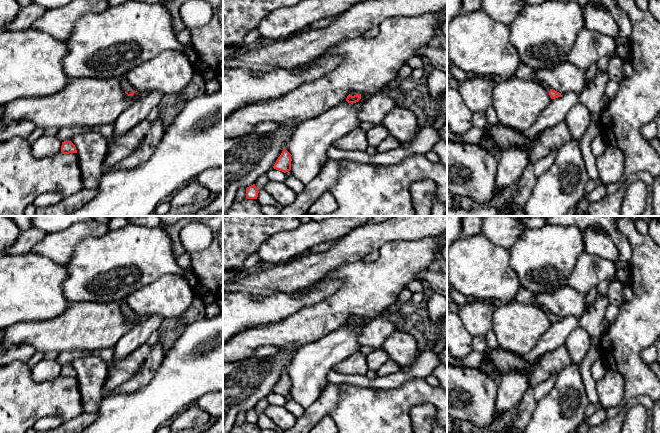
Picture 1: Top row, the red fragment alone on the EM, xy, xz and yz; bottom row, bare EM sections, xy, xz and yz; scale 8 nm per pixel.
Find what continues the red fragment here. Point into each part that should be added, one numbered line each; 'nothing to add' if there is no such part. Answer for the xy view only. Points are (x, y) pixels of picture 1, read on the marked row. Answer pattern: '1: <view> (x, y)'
1: xy (126, 86)

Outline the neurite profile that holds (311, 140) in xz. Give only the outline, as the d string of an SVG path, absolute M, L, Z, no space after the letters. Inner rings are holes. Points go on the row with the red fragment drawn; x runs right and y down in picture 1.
M388 85L371 94L361 94L361 99L356 103L348 103L345 100L321 115L299 123L295 127L290 140L286 143L286 150L291 154L292 159L291 176L297 178L304 185L310 183L329 160L327 152L334 145L334 142L360 127L361 121L358 118L358 114L362 104L367 98L376 93L385 94L393 100L402 98L405 95L399 87L391 88Z

